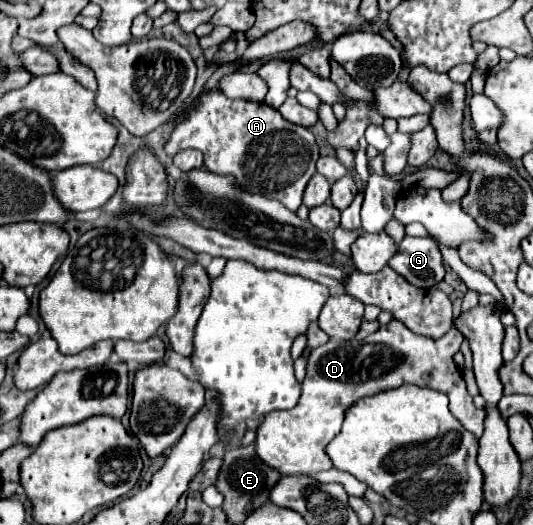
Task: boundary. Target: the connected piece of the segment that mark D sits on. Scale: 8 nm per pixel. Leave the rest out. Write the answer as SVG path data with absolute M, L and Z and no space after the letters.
M392 319L390 323L380 325L380 329L376 333L372 333L370 337L366 337L362 341L358 341L358 339L332 341L330 339L328 343L312 349L310 357L308 357L306 377L302 381L302 395L300 395L298 405L294 409L272 411L264 417L264 421L256 429L256 455L268 467L280 471L282 475L312 475L318 471L326 471L332 467L332 463L328 461L328 455L324 453L324 449L336 437L336 433L340 433L340 427L344 421L344 409L348 409L348 405L352 405L360 397L374 395L384 389L394 389L404 383L414 383L420 387L430 387L430 389L446 393L450 397L450 411L454 413L454 417L464 425L464 429L468 429L470 433L480 437L484 431L486 413L484 413L484 409L478 409L472 403L472 397L466 391L462 373L454 365L454 355L460 351L462 339L464 337L456 329L456 325L452 325L450 331L446 335L442 335L440 339L432 339L432 337L412 333L410 329L406 329L406 325L402 321Z

